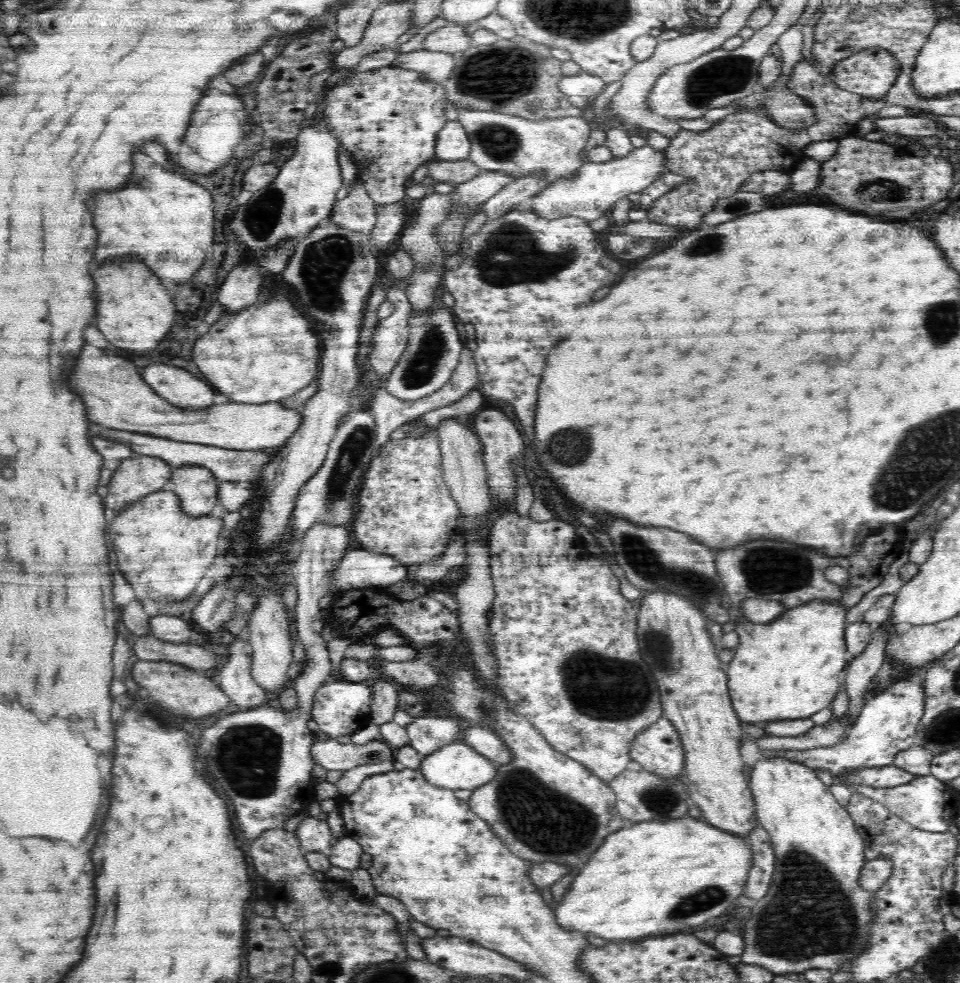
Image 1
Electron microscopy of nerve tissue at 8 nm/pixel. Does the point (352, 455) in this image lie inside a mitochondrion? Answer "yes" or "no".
yes

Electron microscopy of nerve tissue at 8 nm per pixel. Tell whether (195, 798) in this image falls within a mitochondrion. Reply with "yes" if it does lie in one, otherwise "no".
no

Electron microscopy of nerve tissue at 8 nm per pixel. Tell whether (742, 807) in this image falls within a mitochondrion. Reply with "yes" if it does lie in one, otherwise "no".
no

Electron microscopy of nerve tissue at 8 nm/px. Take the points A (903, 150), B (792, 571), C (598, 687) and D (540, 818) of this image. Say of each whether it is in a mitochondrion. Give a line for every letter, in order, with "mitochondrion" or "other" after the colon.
A: other
B: mitochondrion
C: mitochondrion
D: mitochondrion

